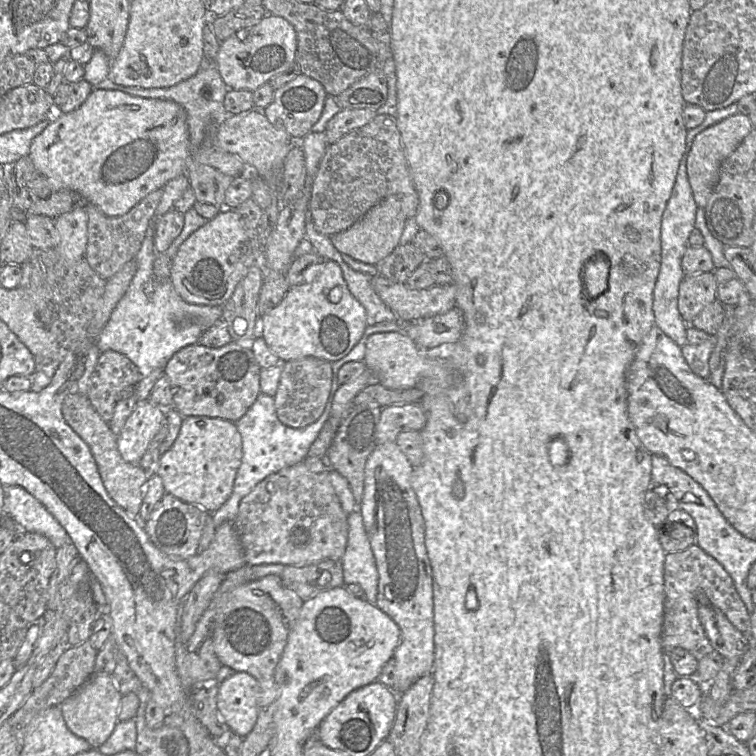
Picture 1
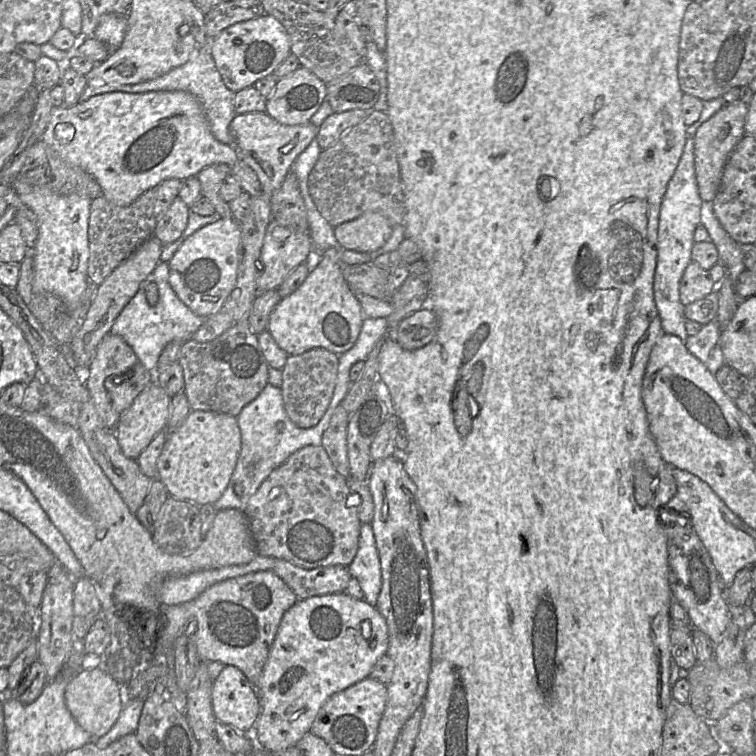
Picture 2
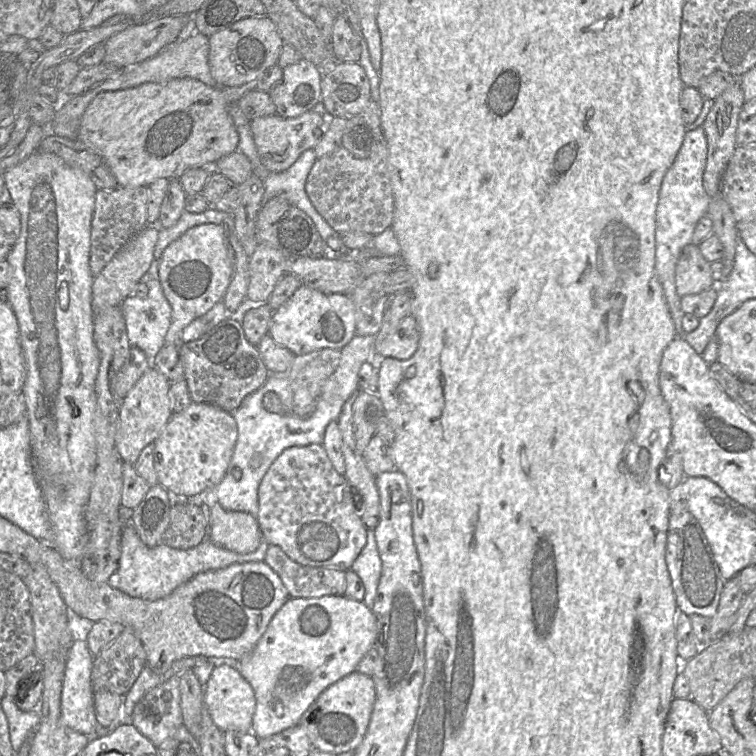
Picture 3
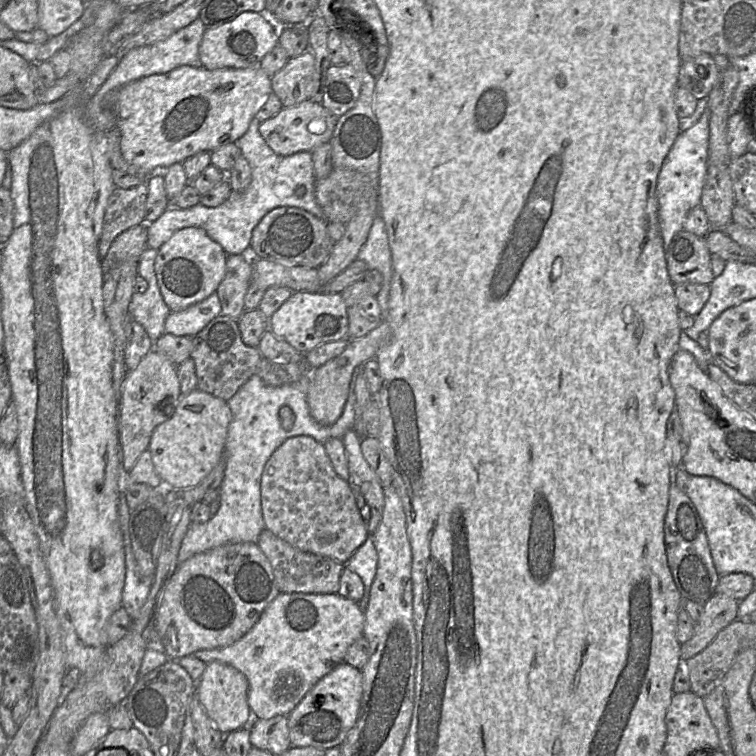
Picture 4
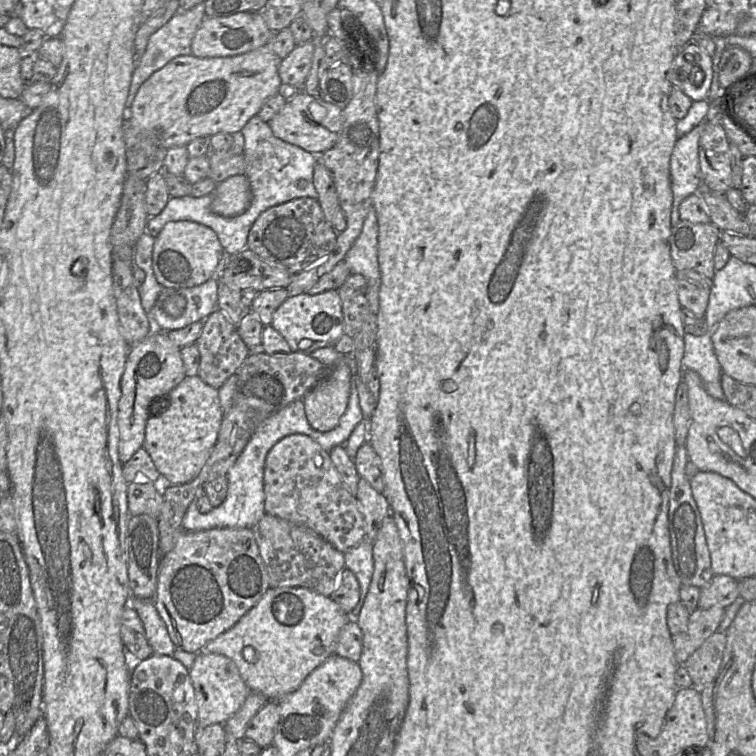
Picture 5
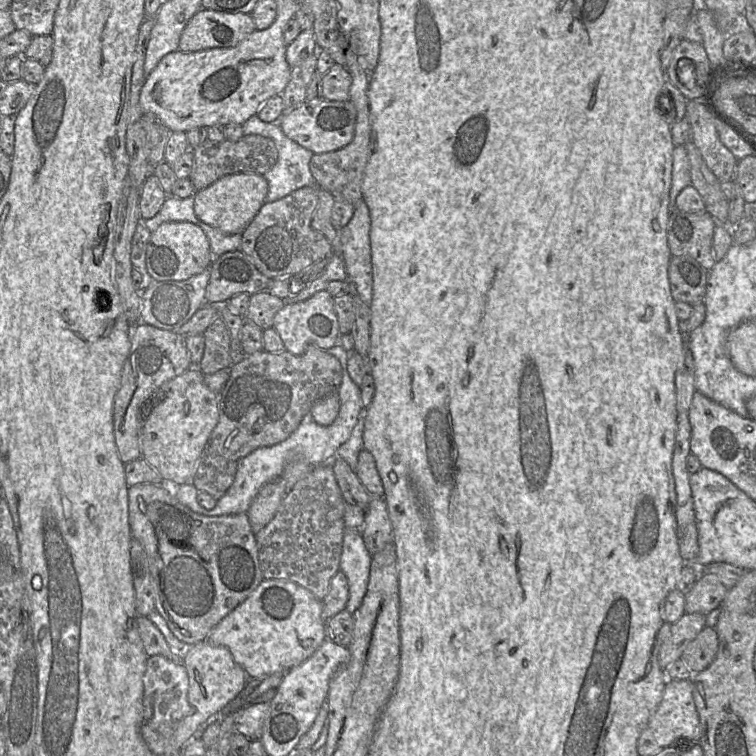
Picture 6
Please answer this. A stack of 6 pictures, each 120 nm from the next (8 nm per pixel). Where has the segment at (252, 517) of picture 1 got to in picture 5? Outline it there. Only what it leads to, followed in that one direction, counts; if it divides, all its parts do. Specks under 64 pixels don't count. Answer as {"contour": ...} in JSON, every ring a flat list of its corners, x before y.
{"contour":[[288,435,271,448,264,467,264,494,266,514,313,530,342,553,366,539,359,501,340,479,329,452,307,435]]}

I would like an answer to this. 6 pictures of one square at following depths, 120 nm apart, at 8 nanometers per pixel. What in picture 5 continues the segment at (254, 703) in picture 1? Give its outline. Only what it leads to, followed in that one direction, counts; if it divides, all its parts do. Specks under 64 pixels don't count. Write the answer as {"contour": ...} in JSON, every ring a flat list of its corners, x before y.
{"contour":[[201,650,196,654,189,674,198,711,197,729,213,724,223,725,243,706,250,693,235,663,224,655]]}

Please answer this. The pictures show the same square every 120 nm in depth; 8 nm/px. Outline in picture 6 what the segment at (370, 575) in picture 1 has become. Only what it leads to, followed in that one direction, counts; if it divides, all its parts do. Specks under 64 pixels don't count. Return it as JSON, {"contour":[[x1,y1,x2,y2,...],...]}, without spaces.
{"contour":[[344,530,340,571,349,585,349,598,345,610,353,614,361,605,368,589,372,555,367,550,361,534]]}

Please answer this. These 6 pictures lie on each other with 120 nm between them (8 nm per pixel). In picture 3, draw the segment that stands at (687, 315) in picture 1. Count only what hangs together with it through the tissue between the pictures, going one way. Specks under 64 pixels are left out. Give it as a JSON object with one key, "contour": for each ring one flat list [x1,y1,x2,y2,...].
{"contour":[[691,243,682,249,675,268,675,286,679,297,714,287,710,264,698,245]]}

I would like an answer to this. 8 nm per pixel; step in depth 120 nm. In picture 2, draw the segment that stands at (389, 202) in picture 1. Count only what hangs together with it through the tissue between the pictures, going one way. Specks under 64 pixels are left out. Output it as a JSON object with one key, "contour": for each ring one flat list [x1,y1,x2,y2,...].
{"contour":[[365,212,334,227,334,236,343,249,362,253,371,253,382,247,391,233,391,224,377,212]]}

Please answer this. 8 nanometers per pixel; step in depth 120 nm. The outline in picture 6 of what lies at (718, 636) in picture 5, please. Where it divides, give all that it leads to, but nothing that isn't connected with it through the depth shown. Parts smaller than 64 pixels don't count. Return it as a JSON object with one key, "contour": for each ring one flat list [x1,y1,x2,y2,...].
{"contour":[[706,625,696,638,686,646,681,659,691,672,700,672,713,662,718,645,718,635,715,628]]}

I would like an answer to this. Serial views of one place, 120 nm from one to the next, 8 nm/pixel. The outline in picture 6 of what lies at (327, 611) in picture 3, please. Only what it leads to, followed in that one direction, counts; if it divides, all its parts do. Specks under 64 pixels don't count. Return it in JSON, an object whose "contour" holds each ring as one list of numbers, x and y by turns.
{"contour":[[264,579,234,610,210,632,207,641,227,648,249,678,287,672,308,659,327,638,326,622,322,618,322,602,309,590,286,580]]}

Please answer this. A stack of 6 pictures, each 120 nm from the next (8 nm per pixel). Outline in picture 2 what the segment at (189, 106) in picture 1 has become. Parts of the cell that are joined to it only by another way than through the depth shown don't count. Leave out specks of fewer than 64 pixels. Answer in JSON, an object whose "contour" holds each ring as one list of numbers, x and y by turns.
{"contour":[[208,48,197,49,185,64,173,68,168,73,152,80,137,84,106,83,98,86,87,86,81,94,79,102,86,101,92,96,108,92,145,93,150,91,176,90,186,91,195,96,203,108,213,136,223,144,234,146,234,137,230,132,230,124,236,116,234,110,235,92,225,86]]}

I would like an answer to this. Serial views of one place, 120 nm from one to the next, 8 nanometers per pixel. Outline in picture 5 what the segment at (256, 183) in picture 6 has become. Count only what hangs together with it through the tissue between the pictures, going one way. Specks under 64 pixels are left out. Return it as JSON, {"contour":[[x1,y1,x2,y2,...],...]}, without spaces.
{"contour":[[238,174,217,183,213,191,210,210,220,216,235,217,242,214,251,201,250,185,244,174]]}

